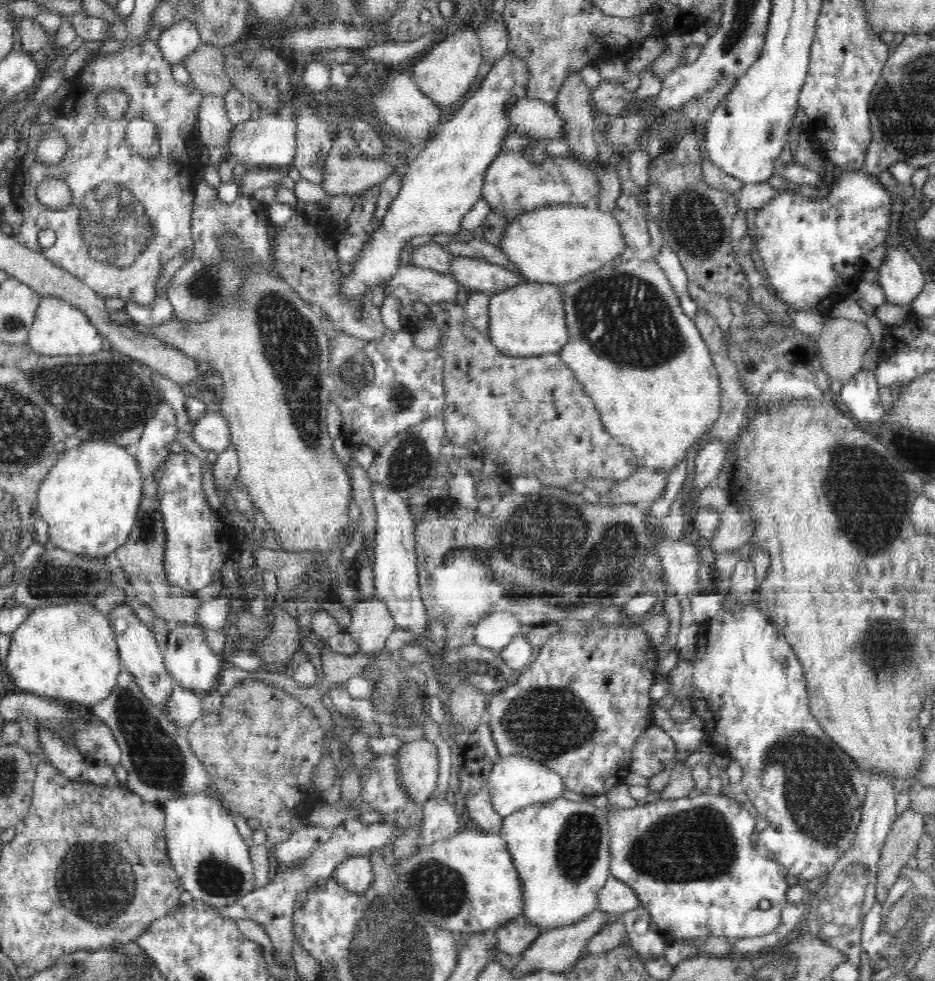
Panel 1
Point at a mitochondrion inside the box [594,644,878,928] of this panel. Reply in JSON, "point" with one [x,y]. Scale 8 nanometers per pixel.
{"point":[820,795]}

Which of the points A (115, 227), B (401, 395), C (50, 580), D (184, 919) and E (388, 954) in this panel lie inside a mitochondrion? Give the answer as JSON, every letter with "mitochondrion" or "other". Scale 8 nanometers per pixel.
{"A":"mitochondrion","B":"mitochondrion","C":"mitochondrion","D":"other","E":"mitochondrion"}

